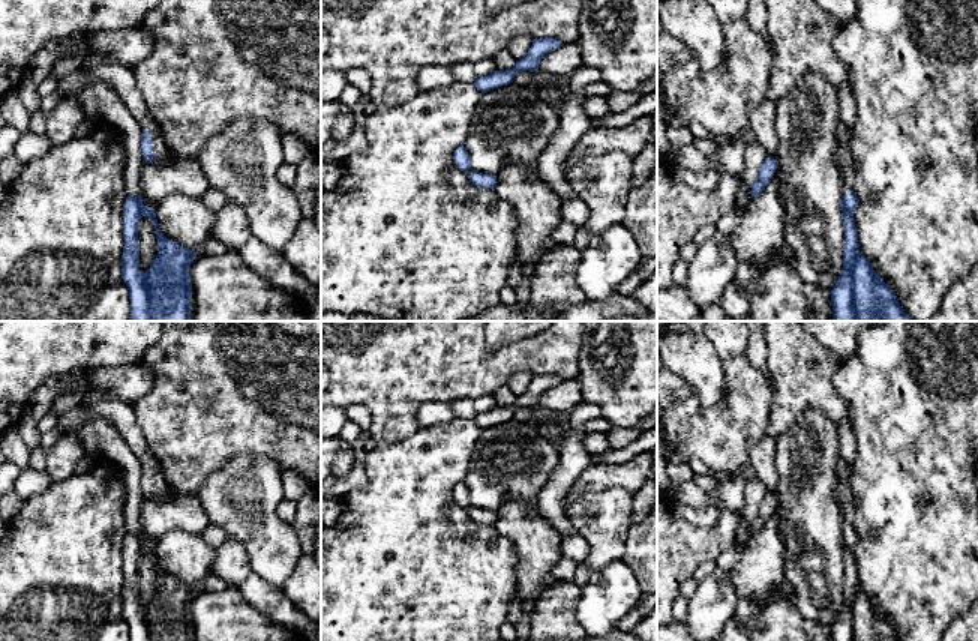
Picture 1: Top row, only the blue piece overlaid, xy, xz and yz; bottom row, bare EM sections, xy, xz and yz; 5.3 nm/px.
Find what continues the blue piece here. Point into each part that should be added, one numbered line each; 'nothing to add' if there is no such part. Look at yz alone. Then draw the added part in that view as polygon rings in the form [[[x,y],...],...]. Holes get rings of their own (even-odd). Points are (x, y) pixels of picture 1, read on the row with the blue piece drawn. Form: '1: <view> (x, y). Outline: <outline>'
1: yz (843, 137). Outline: [[[840,120],[837,126],[837,158],[842,173],[842,195],[854,191],[855,165],[850,153],[850,134],[846,125]]]

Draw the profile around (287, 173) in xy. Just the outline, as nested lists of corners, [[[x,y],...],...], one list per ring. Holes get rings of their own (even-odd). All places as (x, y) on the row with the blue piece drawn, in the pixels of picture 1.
[[[284,162],[278,168],[279,180],[288,188],[291,188],[294,185],[296,176],[297,176],[297,165],[294,165],[294,164]]]

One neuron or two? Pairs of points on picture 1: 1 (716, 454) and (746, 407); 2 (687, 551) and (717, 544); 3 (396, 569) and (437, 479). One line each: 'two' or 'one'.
1: one
2: one
3: one

